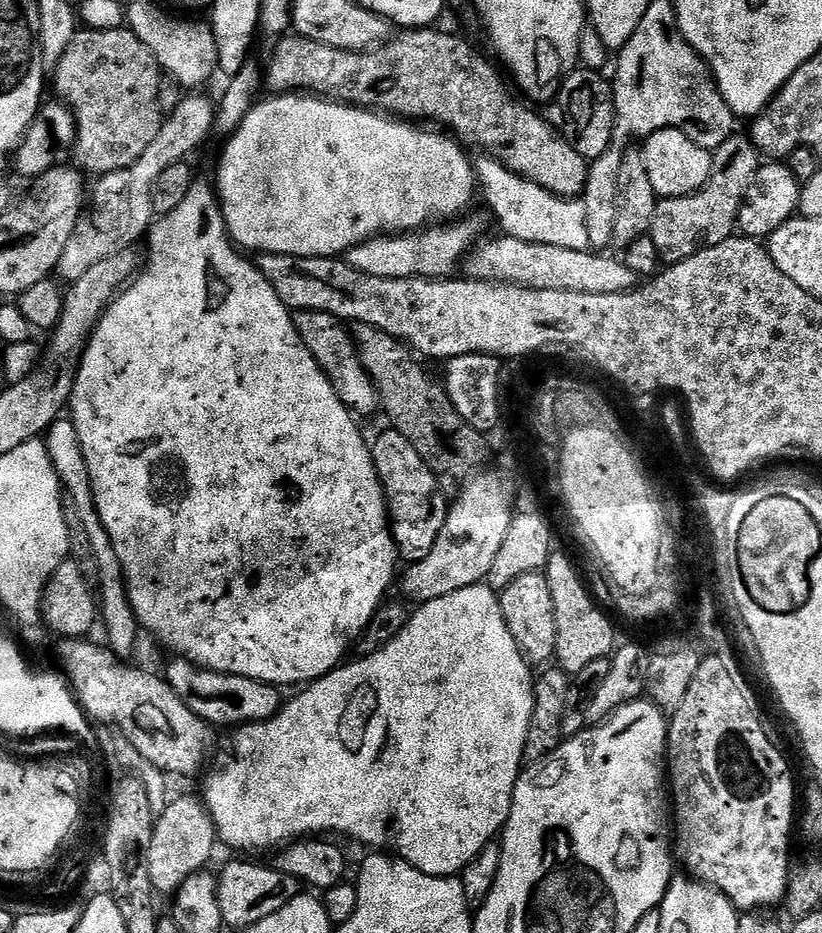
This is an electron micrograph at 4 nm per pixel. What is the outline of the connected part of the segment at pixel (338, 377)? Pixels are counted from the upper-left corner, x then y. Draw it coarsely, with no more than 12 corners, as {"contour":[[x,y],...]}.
{"contour":[[322,310],[294,326],[334,394],[357,417],[381,411],[353,335]]}

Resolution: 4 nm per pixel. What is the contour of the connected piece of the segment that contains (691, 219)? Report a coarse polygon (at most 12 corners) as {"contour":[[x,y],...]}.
{"contour":[[747,135],[712,152],[712,176],[661,199],[647,236],[665,265],[737,231],[762,157]]}

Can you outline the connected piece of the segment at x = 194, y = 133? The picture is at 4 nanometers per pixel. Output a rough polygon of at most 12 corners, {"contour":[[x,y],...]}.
{"contour":[[185,95],[126,170],[95,181],[55,275],[139,245],[154,223],[154,182],[203,146],[216,104]]}

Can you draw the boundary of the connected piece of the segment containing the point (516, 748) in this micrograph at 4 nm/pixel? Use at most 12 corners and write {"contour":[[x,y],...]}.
{"contour":[[487,583],[239,725],[240,854],[337,832],[456,876],[512,813],[533,669]]}

